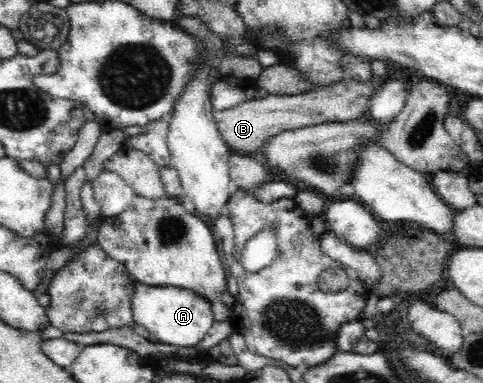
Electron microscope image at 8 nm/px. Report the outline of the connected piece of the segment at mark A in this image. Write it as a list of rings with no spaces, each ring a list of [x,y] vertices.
[[[134,280],[133,284],[135,284],[133,295],[131,295],[133,320],[137,325],[141,325],[149,331],[150,341],[153,343],[167,343],[167,345],[175,345],[175,347],[193,347],[207,335],[212,323],[215,323],[212,305],[190,289],[172,285],[149,287],[137,280]]]

